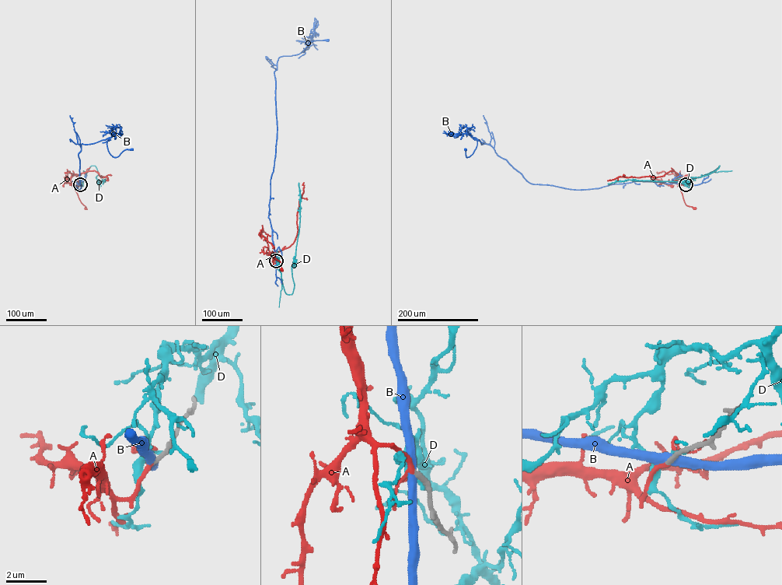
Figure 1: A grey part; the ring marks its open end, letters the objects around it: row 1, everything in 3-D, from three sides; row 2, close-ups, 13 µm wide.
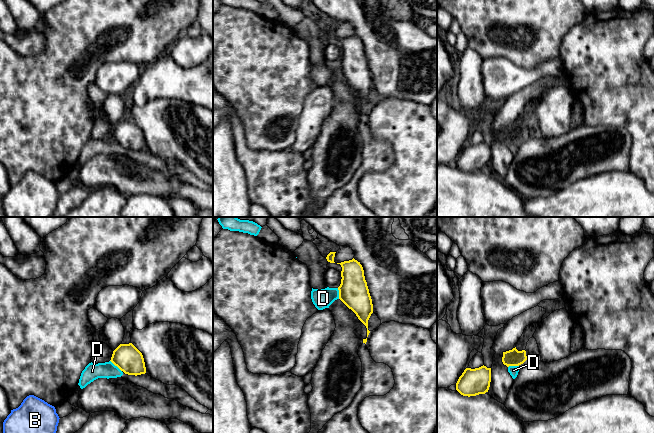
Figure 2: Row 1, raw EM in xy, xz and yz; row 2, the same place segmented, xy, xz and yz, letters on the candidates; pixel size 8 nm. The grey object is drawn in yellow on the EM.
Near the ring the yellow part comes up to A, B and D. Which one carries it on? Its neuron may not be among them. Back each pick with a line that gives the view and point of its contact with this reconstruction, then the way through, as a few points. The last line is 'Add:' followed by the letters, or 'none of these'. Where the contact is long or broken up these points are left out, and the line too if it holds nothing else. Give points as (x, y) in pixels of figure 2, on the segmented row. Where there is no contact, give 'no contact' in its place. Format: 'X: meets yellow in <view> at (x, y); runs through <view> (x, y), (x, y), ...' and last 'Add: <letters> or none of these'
A: no contact
Add: A

